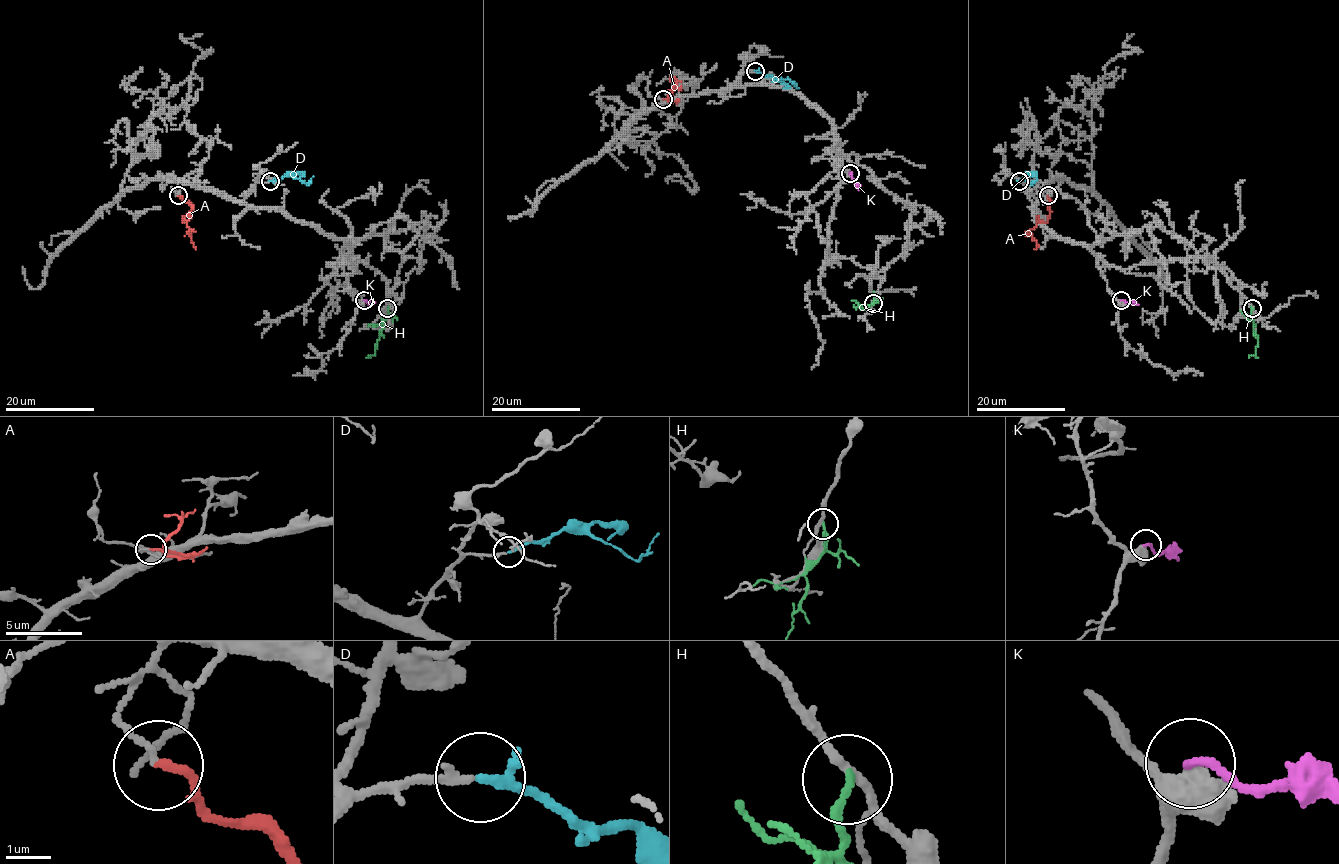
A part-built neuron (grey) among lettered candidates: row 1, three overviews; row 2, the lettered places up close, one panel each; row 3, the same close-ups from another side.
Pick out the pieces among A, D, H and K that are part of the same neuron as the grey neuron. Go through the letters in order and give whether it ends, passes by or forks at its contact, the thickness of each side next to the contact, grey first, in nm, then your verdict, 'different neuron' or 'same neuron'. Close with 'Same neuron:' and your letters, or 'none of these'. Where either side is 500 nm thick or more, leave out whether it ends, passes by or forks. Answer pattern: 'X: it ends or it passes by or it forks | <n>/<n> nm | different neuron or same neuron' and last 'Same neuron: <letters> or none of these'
A: it ends | 130/170 nm | different neuron
D: it ends | 180/220 nm | same neuron
H: it ends | 200/180 nm | different neuron
K: 500/200 nm | different neuron
Same neuron: D

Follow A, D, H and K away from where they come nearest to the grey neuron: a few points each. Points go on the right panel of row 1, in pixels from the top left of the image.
A: (1048, 195), (1049, 218), (1040, 221), (1030, 229), (1038, 245), (1035, 248)
D: (1019, 181), (1027, 175), (1029, 183), (1037, 175)
H: (1252, 308), (1253, 329), (1258, 339), (1256, 352), (1248, 357)
K: (1121, 300), (1138, 305)

